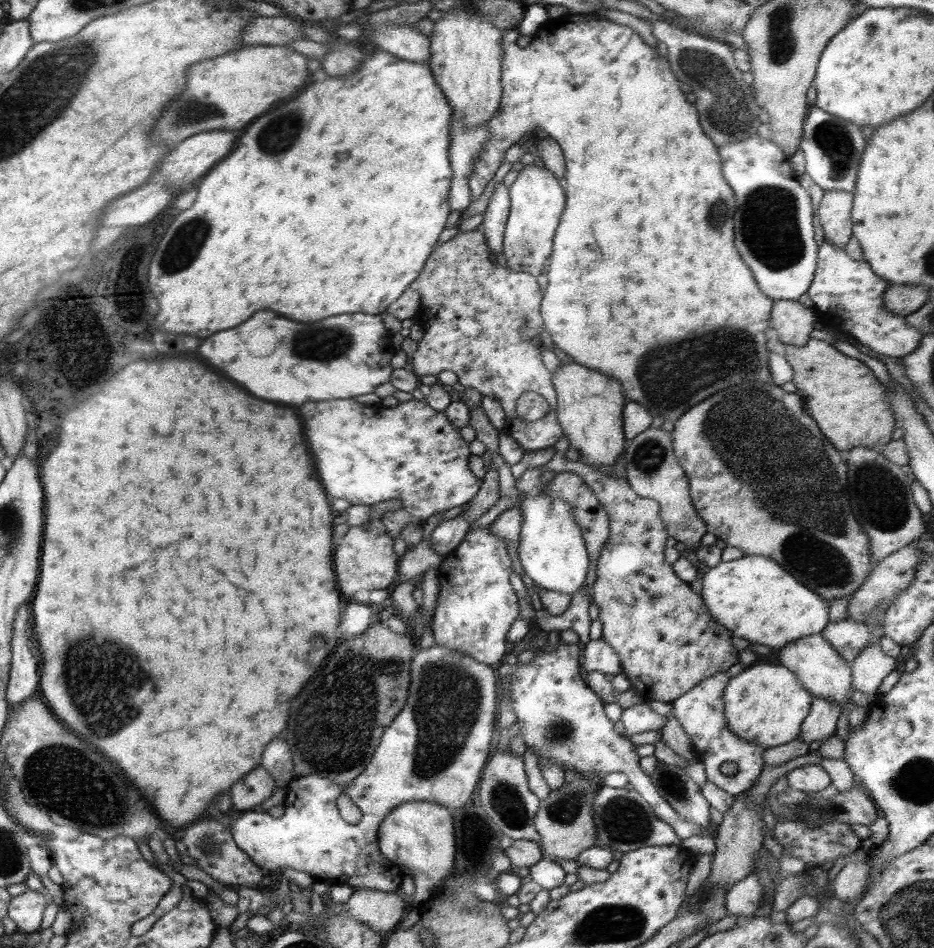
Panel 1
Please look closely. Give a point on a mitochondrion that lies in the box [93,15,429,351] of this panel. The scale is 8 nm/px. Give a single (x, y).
(279, 135)

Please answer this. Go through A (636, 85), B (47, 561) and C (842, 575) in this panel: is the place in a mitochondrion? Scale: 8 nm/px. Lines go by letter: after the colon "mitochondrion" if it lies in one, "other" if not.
A: other
B: other
C: mitochondrion

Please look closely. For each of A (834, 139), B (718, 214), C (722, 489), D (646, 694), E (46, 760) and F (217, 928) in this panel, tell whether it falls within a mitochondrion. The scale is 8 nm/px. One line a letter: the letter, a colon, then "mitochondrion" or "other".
A: mitochondrion
B: mitochondrion
C: other
D: other
E: mitochondrion
F: other

